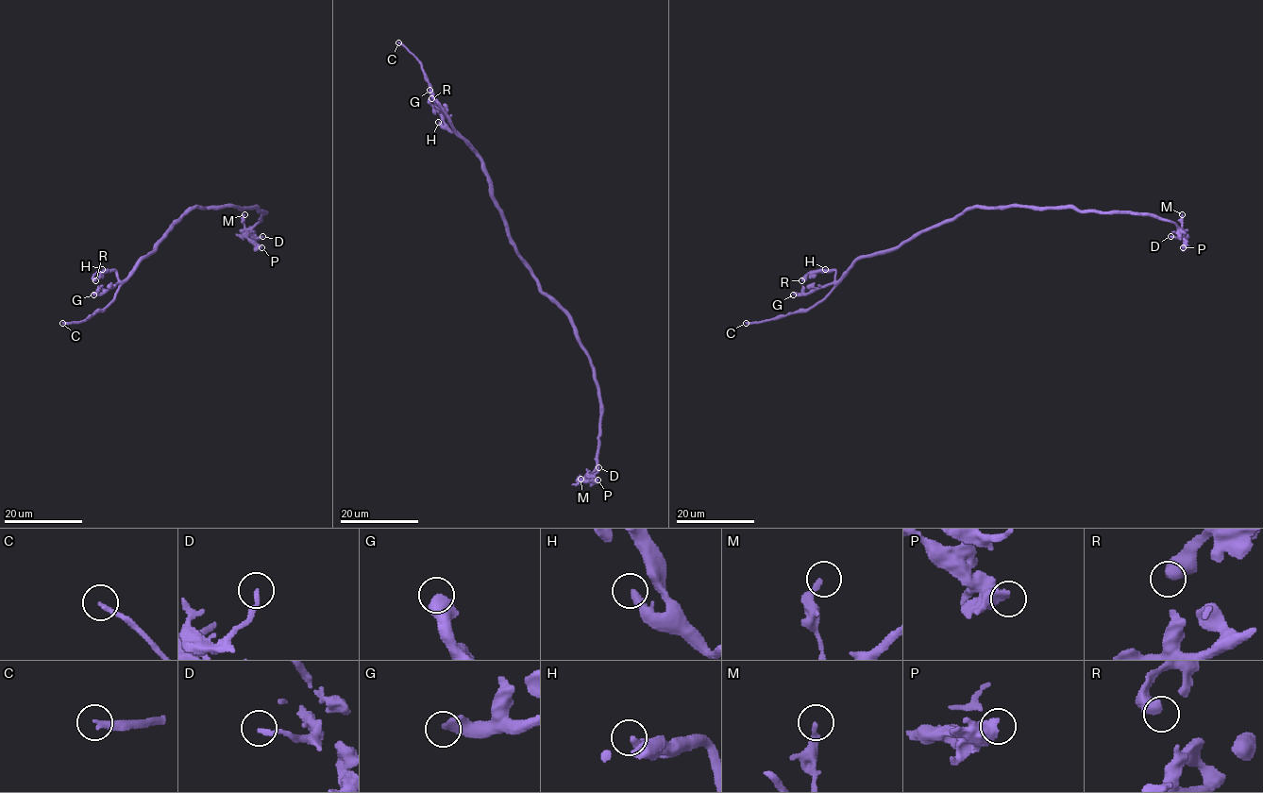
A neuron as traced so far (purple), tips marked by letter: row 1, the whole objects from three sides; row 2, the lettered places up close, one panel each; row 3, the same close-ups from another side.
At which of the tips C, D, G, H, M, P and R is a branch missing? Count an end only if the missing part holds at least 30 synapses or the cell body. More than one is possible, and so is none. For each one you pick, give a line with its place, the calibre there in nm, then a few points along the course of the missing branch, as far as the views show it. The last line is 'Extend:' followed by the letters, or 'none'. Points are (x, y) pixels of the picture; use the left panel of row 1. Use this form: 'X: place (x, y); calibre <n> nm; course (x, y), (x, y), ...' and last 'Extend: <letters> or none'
C: place (62, 323); calibre 200 nm; course (62, 323), (58, 323), (58, 305), (60, 303)
Extend: C

